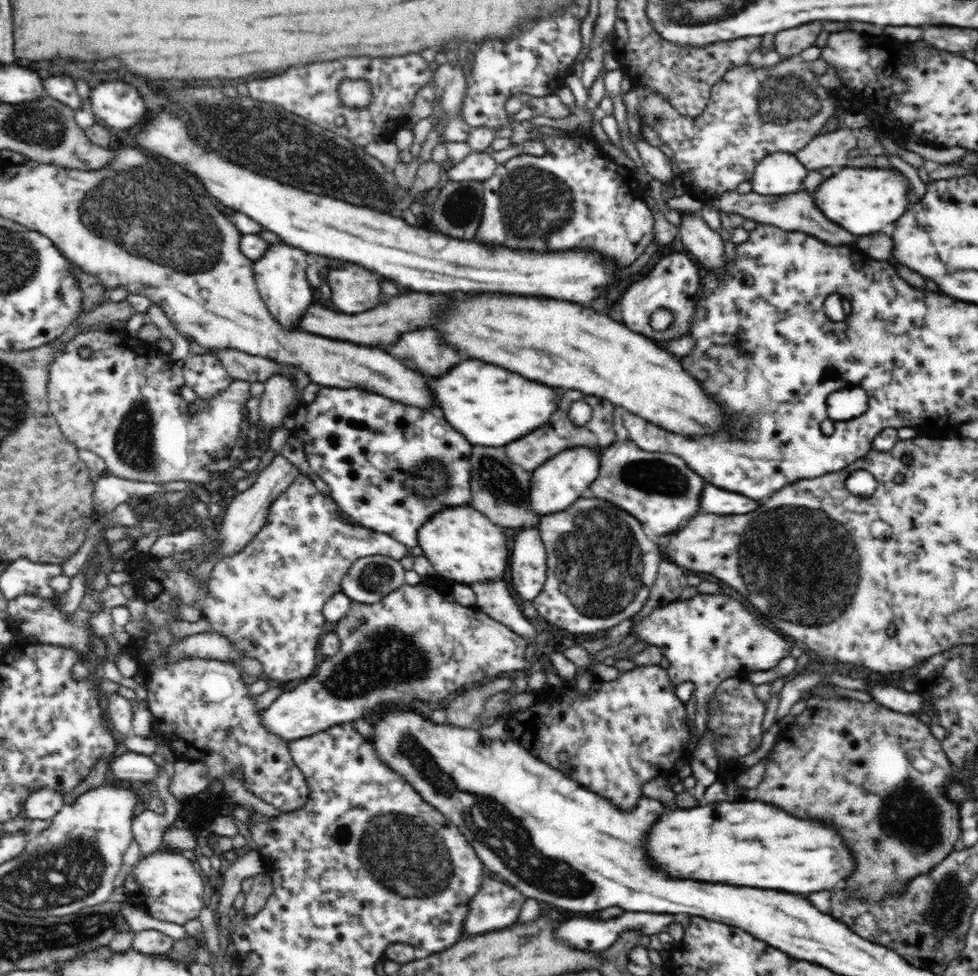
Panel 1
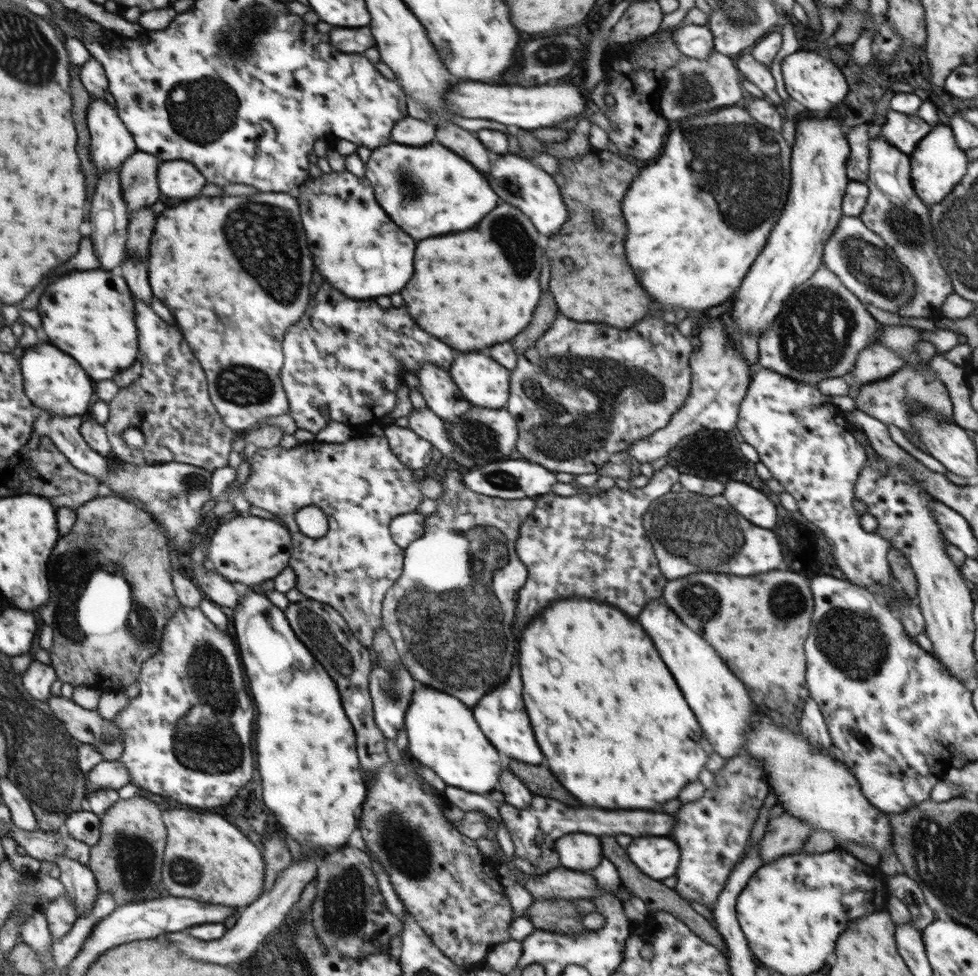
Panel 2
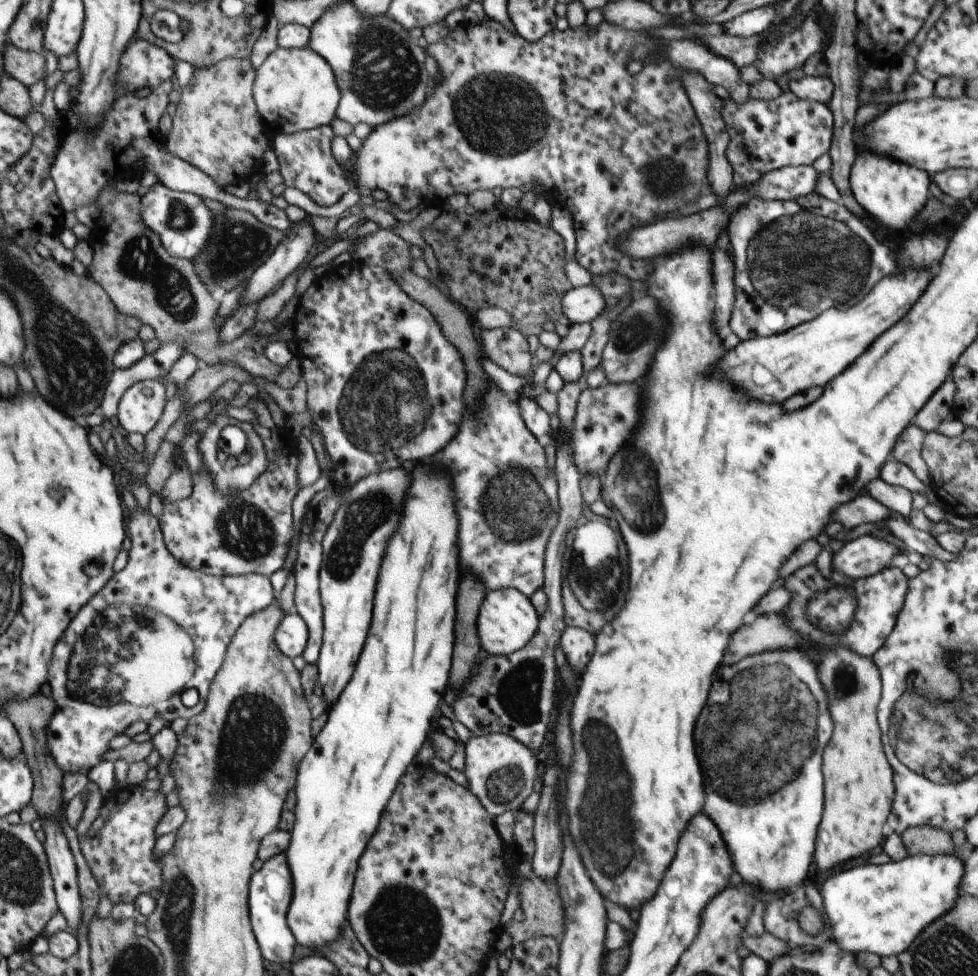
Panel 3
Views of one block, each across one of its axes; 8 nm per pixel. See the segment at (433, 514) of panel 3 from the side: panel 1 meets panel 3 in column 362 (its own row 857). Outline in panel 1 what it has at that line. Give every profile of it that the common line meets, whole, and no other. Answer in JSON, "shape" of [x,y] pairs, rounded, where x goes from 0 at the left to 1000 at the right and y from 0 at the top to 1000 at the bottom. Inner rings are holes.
{"shape":[[[732,822],[724,826],[714,826],[708,830],[681,832],[667,844],[658,869],[665,881],[679,889],[685,900],[708,900],[726,906],[746,906],[746,908],[767,908],[783,912],[802,912],[814,916],[851,913],[873,891],[875,884],[867,869],[861,865],[857,852],[847,846],[828,840],[816,840],[806,836],[798,828],[779,822]]]}

